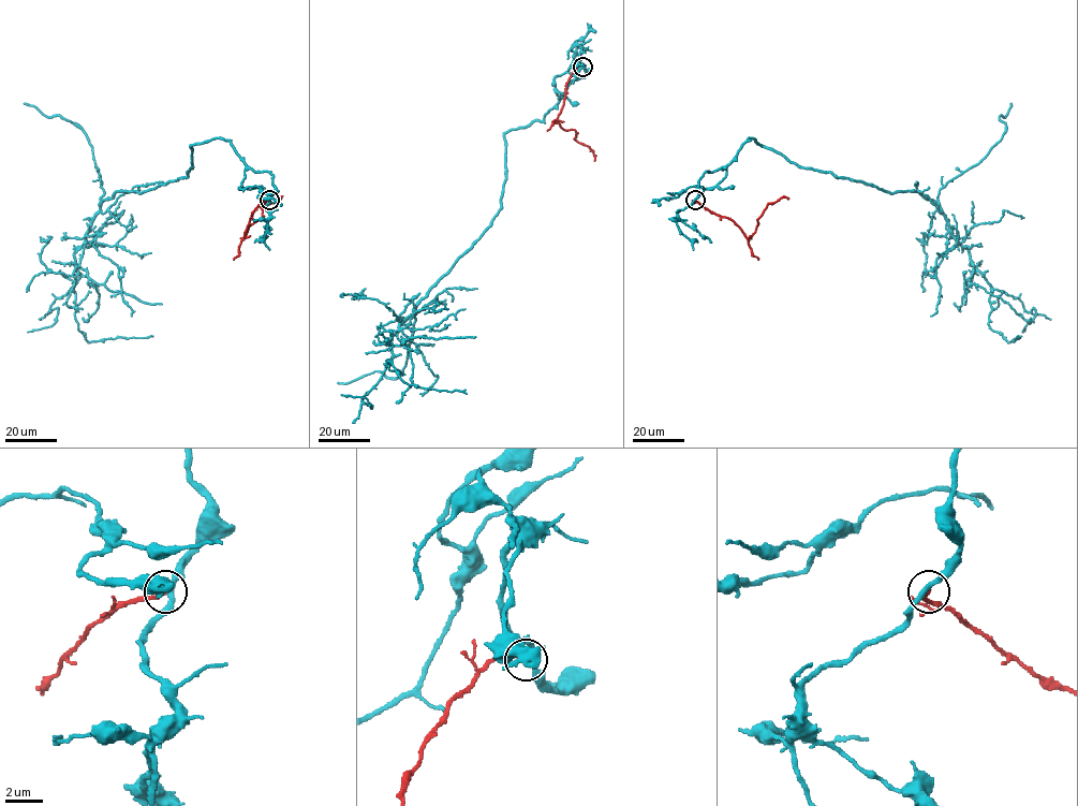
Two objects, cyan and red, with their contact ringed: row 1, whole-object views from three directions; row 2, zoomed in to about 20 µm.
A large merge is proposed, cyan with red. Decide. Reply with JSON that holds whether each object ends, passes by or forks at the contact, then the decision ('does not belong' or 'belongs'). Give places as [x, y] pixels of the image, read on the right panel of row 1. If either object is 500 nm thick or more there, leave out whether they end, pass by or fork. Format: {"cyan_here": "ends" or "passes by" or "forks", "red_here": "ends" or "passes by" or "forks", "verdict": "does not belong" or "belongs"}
{"cyan_here": "passes by", "red_here": "ends", "verdict": "does not belong"}

